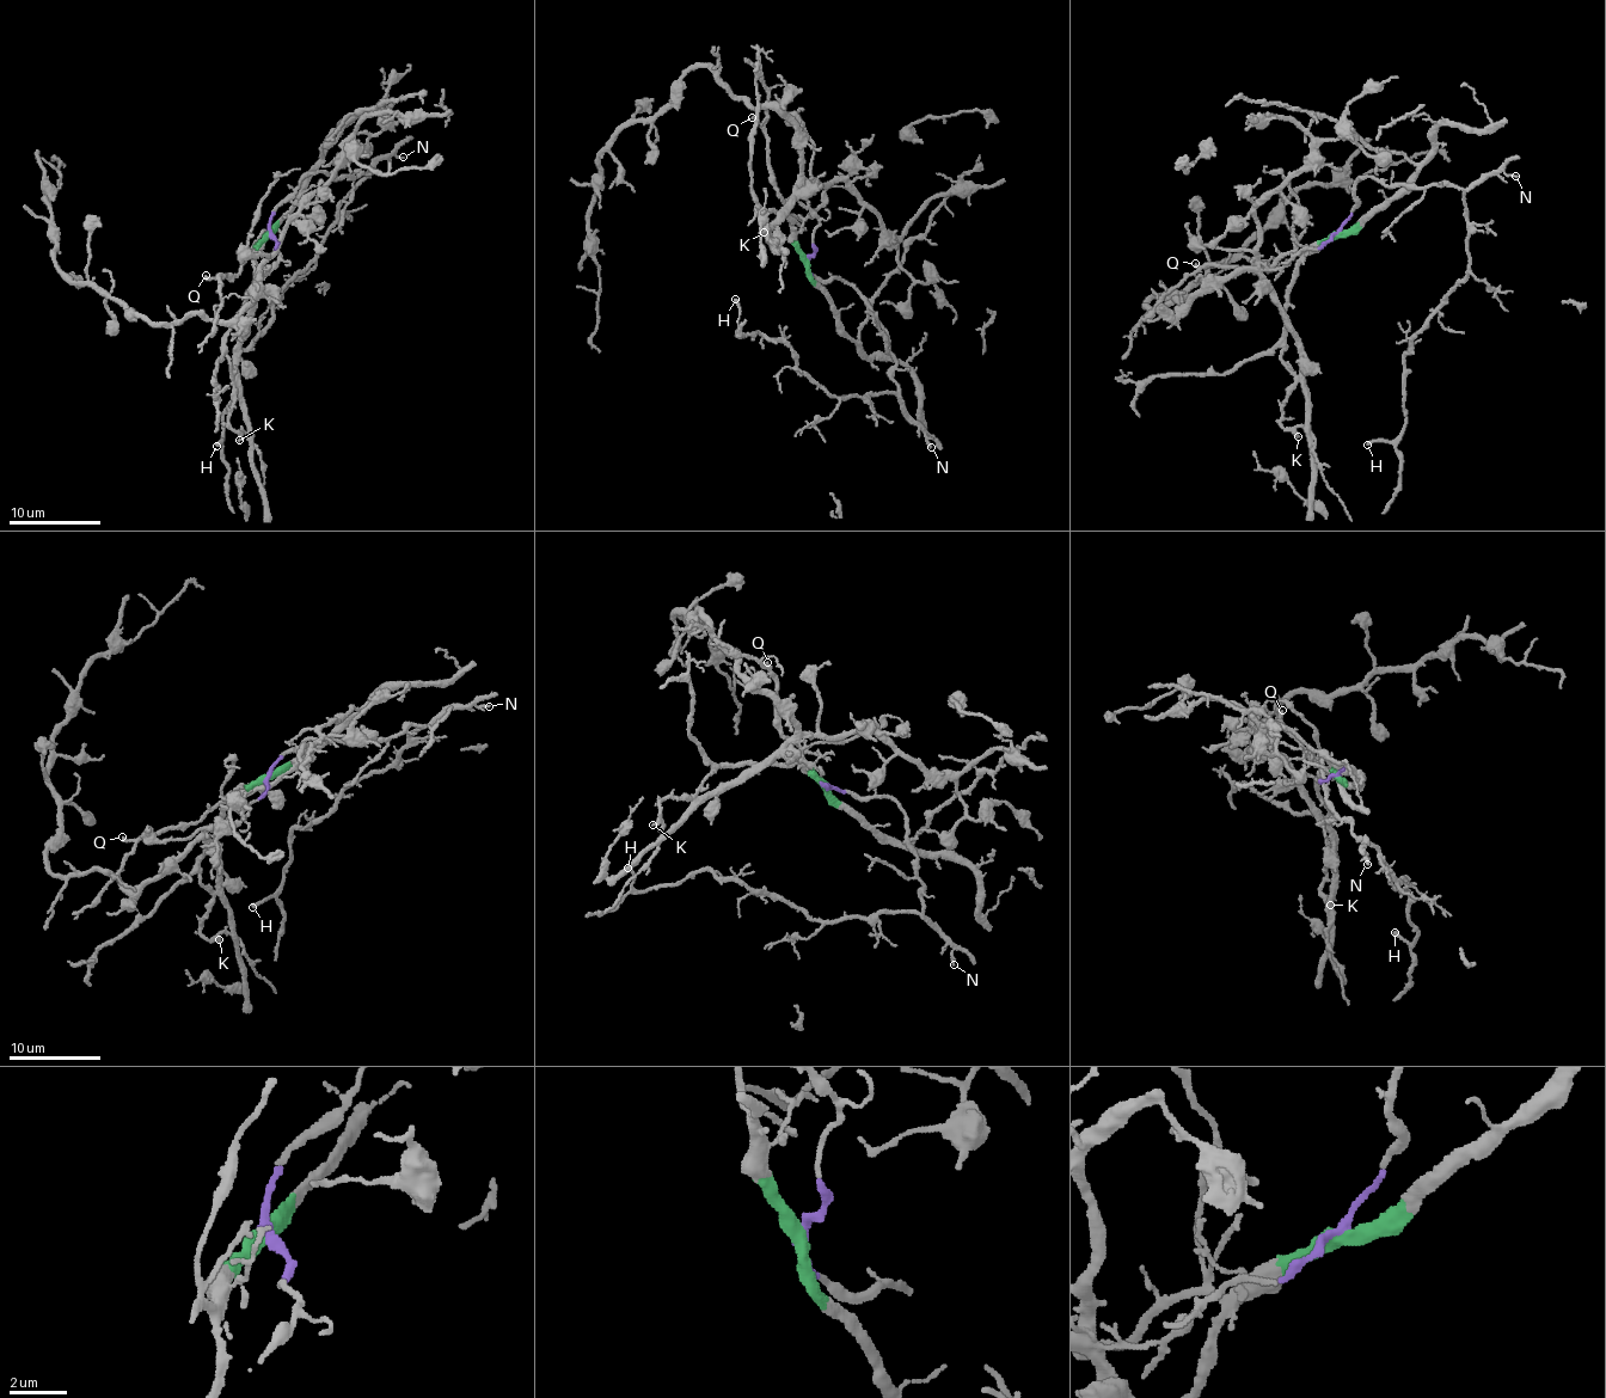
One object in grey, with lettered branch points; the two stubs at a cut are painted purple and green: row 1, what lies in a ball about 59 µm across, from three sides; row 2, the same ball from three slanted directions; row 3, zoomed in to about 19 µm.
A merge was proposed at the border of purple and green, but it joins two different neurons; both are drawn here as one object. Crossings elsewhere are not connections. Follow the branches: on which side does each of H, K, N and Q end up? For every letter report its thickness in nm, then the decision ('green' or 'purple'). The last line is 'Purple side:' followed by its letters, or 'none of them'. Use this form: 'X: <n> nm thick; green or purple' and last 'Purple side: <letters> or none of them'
H: 190 nm thick; purple
K: 280 nm thick; green
N: 100 nm thick; purple
Q: 200 nm thick; green
Purple side: H, N

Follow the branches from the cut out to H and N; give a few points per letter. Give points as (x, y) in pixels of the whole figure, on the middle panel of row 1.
H: (807, 262), (871, 310), (899, 391), (834, 398), (783, 342), (741, 337), (735, 300)
N: (807, 262), (823, 281), (839, 277), (851, 286), (871, 310), (896, 362), (894, 376), (903, 412), (931, 447)

